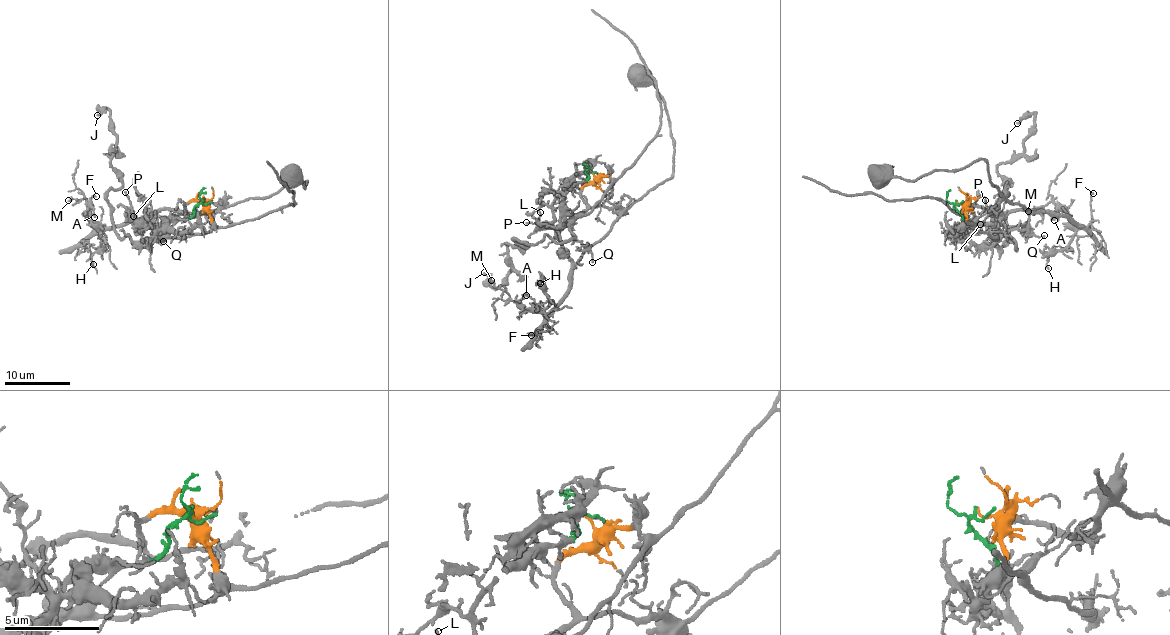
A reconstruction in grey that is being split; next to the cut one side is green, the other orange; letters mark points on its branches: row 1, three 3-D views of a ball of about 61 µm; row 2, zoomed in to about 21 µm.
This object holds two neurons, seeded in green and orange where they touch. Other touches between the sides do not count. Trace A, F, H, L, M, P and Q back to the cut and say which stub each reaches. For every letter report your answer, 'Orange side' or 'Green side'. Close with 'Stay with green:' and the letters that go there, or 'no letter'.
A: Orange side
F: Orange side
H: Orange side
L: Green side
M: Orange side
P: Green side
Q: Orange side
Stay with green: L, P

